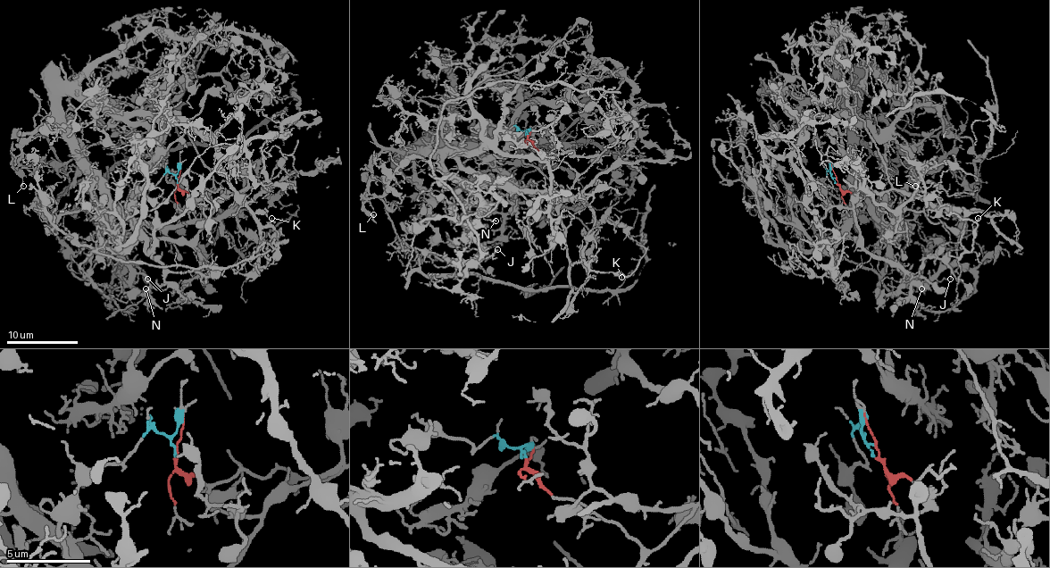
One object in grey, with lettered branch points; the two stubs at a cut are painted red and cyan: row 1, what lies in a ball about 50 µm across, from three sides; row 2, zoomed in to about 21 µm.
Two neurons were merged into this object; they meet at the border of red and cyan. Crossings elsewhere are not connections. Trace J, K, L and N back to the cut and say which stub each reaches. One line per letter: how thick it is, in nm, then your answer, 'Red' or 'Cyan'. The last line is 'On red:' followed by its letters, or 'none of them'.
J: Thickness 110 nm. Cyan
K: Thickness 120 nm. Red
L: Thickness 130 nm. Cyan
N: Thickness 120 nm. Cyan
On red: K

